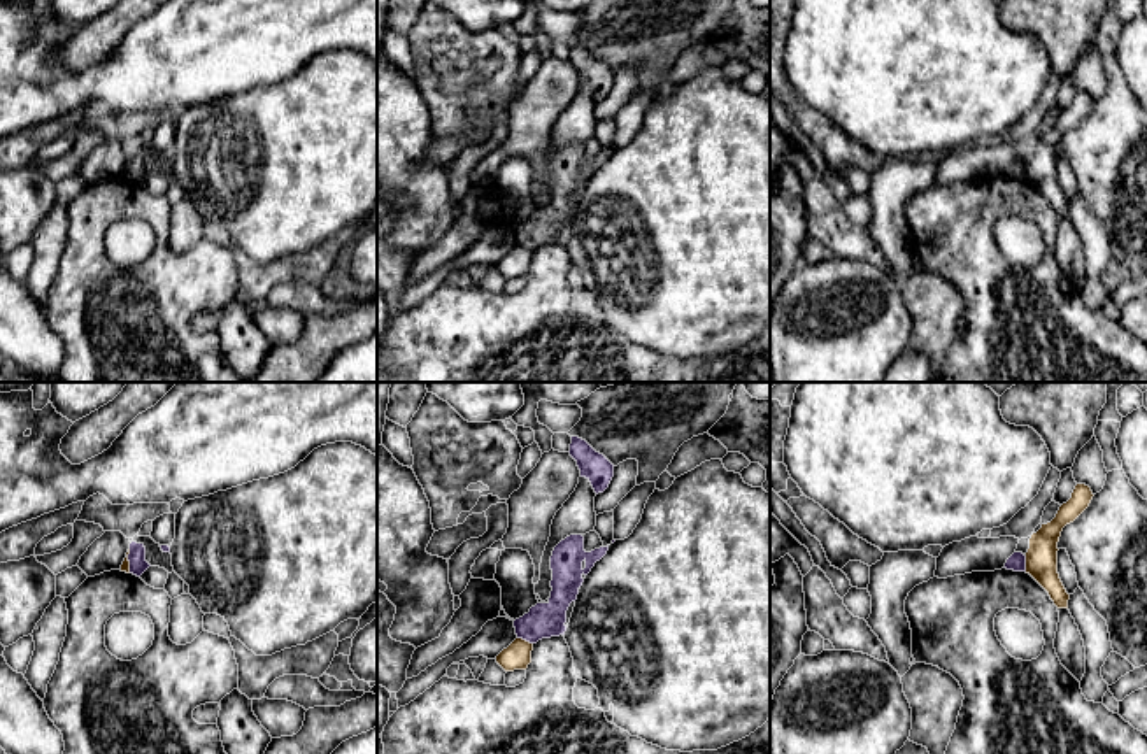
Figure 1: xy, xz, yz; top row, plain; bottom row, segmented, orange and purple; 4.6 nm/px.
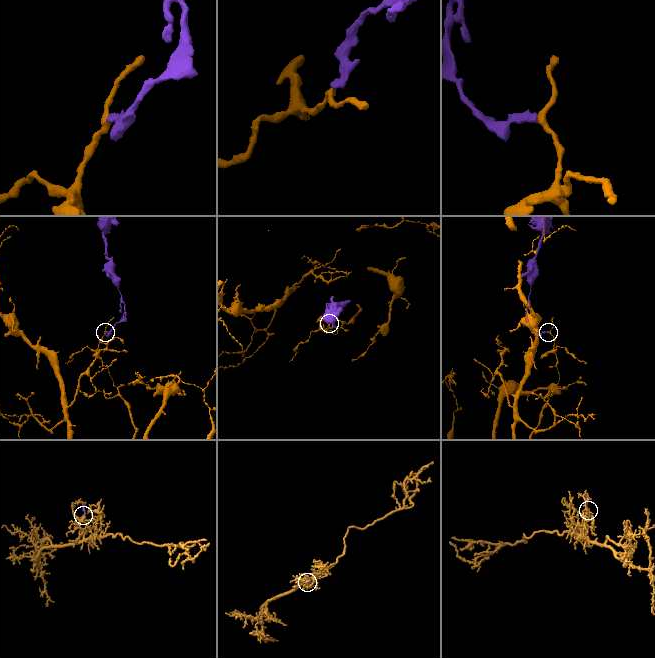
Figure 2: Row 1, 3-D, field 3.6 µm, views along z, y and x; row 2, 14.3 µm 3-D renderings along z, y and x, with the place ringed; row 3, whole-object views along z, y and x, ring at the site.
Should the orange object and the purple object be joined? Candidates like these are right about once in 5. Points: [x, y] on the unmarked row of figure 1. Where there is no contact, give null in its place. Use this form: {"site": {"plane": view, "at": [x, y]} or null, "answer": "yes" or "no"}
{"site": {"plane": "xz", "at": [525, 248]}, "answer": "no"}

